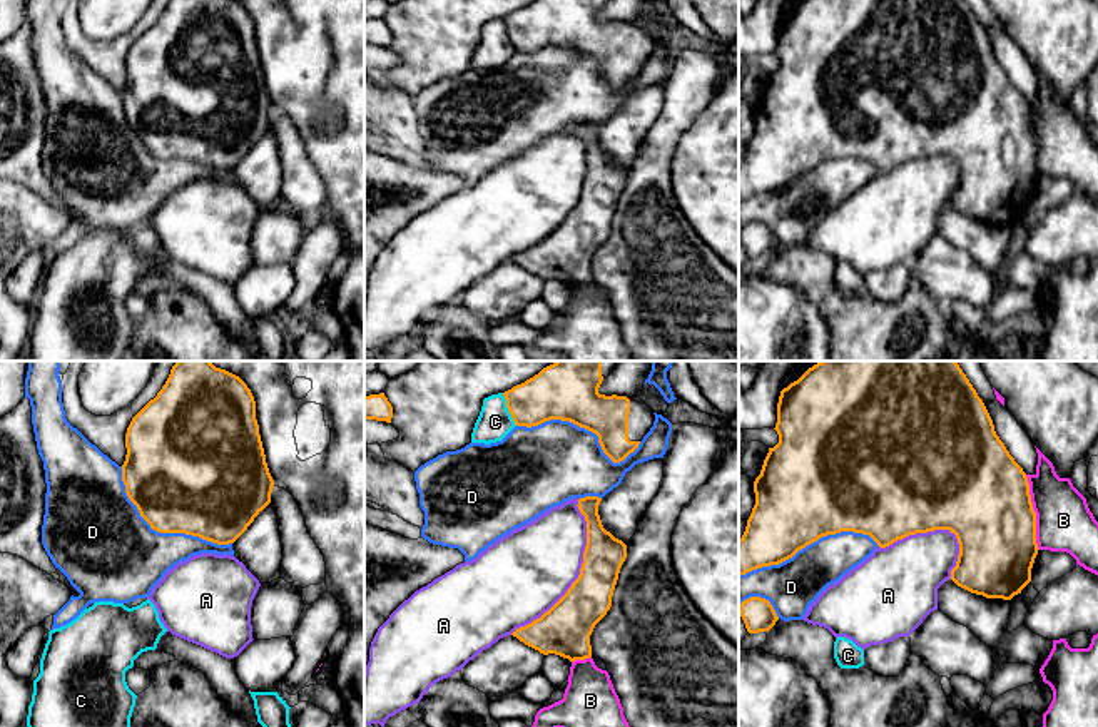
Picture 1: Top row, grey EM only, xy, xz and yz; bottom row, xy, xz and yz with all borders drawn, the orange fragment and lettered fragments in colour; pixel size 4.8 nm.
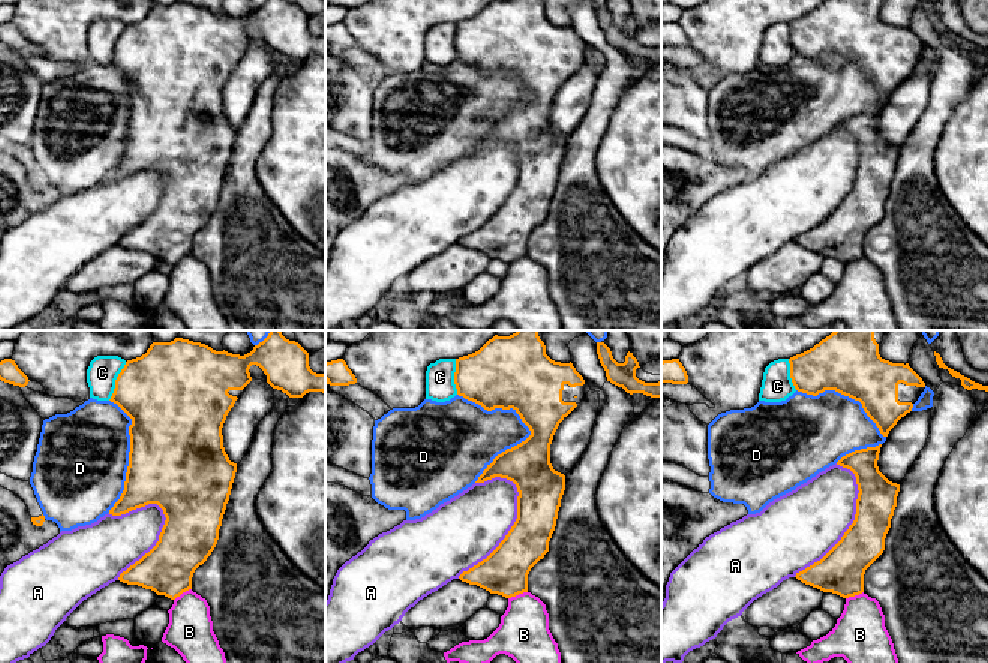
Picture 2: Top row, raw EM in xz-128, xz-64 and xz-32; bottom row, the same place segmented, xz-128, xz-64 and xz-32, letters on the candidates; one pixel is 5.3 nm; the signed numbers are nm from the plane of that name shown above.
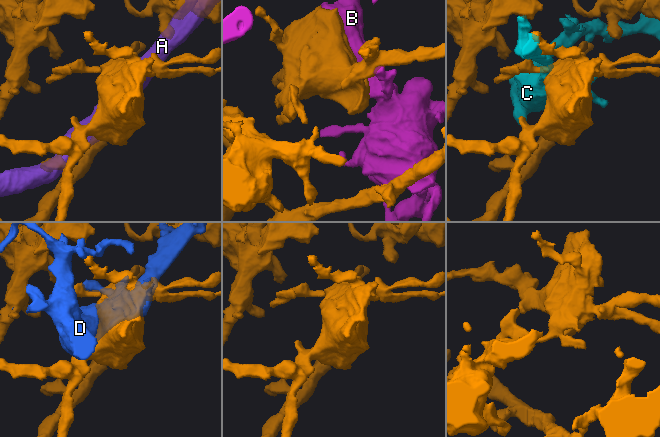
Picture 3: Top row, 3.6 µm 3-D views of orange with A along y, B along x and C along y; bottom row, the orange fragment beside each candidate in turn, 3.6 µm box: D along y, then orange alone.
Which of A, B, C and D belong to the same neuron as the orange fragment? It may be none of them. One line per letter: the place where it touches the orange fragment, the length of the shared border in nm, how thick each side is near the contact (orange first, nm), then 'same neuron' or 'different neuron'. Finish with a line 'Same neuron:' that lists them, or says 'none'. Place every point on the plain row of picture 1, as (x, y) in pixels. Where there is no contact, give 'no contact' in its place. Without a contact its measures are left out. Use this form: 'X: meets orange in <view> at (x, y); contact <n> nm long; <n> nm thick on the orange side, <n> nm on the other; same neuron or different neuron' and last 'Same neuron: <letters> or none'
A: meets orange in xz at (580, 199); contact 750 nm long; 240 nm thick on the orange side, 400 nm on the other; different neuron
B: meets orange in yz at (1033, 137); contact 360 nm long; 440 nm thick on the orange side, 280 nm on the other; different neuron
C: meets orange in xz at (508, 35); contact 180 nm long; 220 nm thick on the orange side, 160 nm on the other; different neuron
D: meets orange in xy at (161, 157); contact 650 nm long; 480 nm thick on the orange side, 440 nm on the other; same neuron
Same neuron: D

